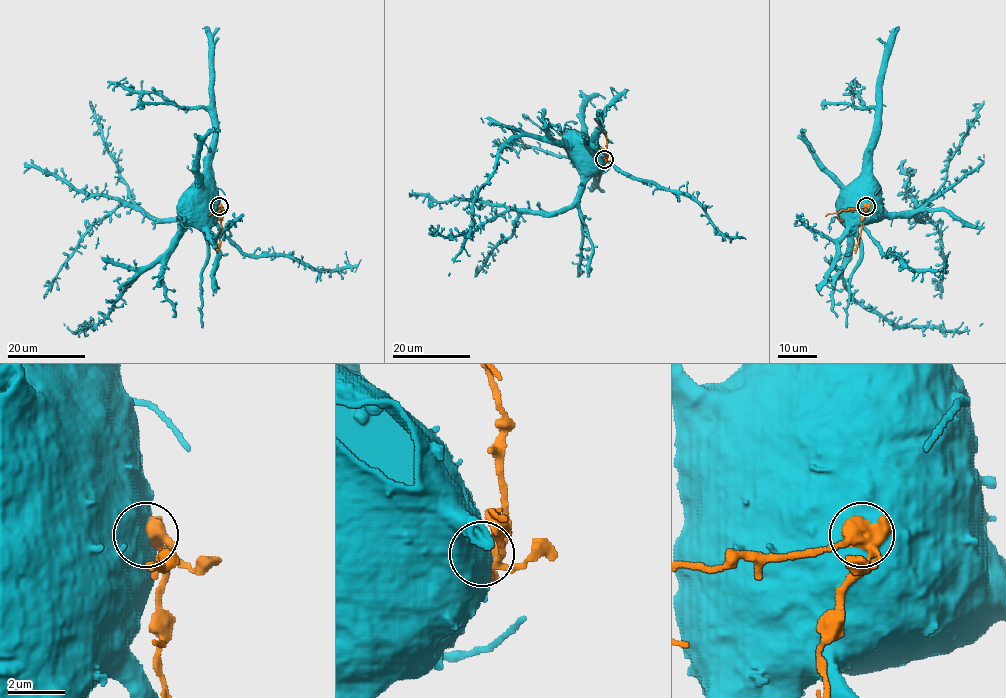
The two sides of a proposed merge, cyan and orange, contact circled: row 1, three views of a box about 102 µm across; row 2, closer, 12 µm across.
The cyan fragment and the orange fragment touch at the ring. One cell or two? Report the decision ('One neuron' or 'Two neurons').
Two neurons

